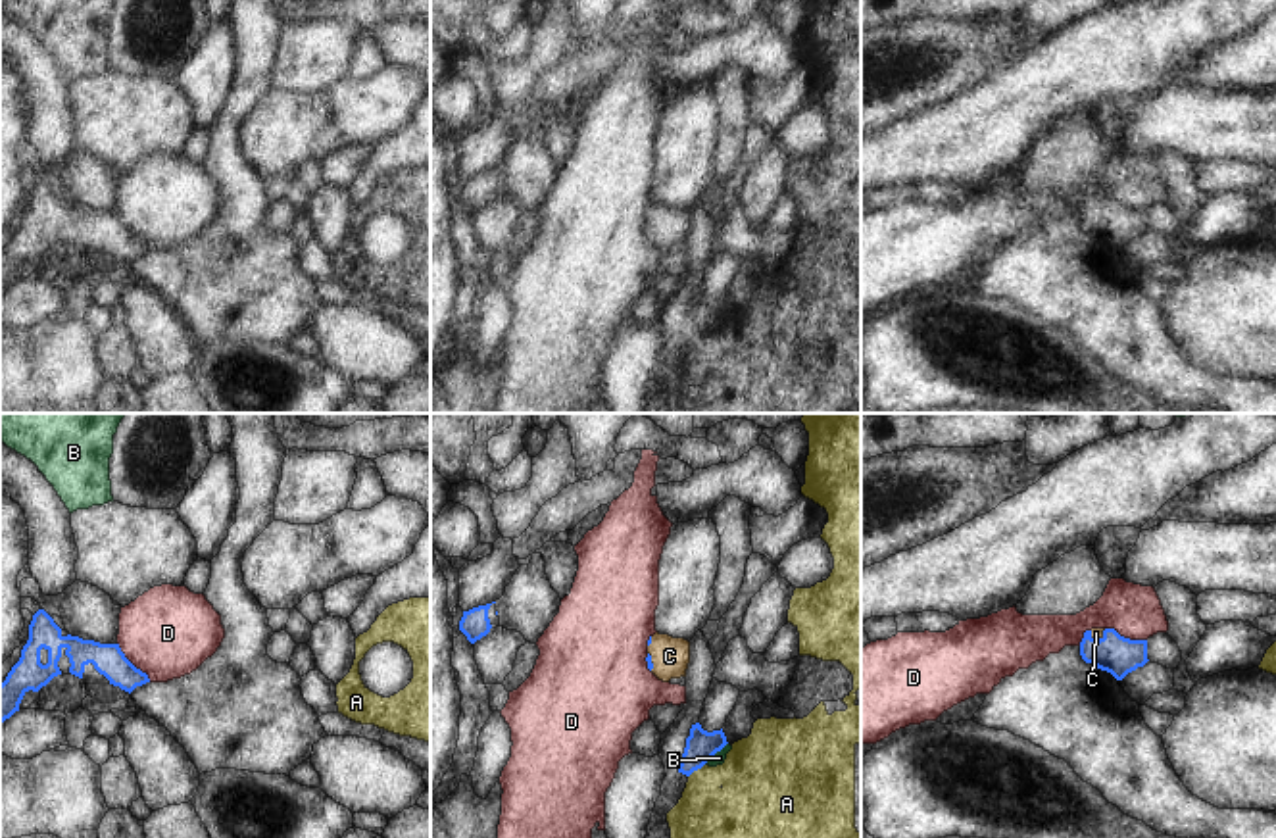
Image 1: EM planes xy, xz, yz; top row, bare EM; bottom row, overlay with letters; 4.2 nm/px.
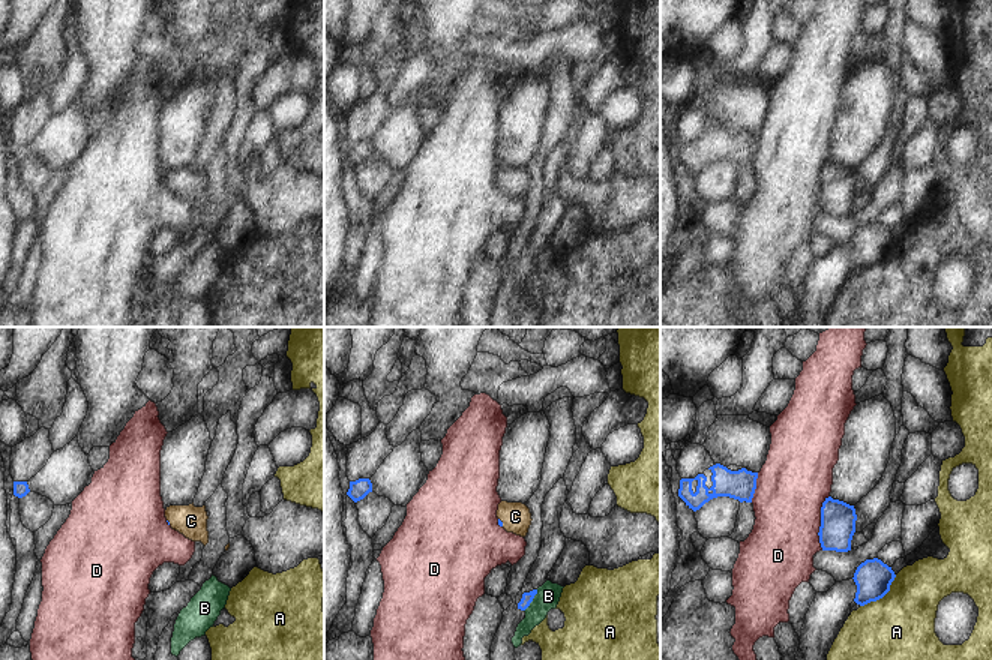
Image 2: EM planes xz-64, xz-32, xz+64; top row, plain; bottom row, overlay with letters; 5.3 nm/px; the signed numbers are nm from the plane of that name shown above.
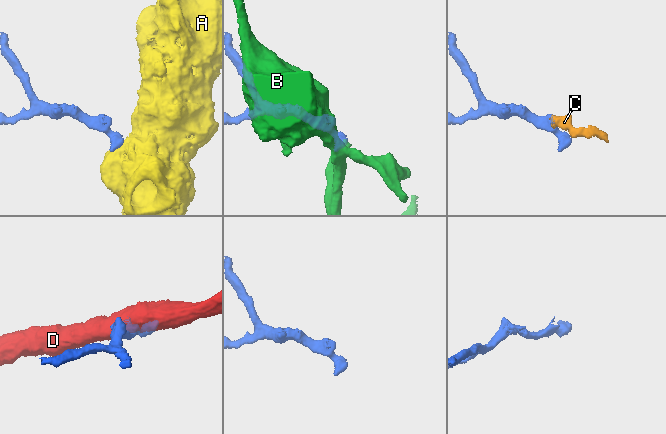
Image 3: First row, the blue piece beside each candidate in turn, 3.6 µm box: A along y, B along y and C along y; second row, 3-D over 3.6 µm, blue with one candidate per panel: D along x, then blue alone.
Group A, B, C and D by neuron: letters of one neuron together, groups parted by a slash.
A / B / C / D

